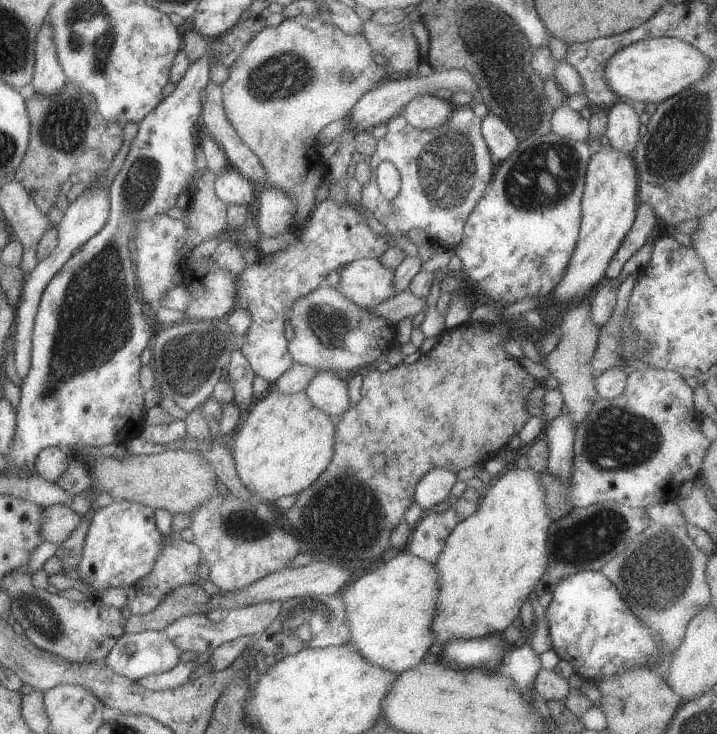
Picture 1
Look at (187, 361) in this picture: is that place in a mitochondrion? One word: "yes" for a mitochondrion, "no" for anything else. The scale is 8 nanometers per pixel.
yes

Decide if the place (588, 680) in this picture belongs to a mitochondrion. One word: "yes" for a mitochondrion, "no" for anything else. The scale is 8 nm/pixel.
no

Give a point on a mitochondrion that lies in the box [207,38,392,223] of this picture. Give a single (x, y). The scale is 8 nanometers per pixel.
(286, 74)

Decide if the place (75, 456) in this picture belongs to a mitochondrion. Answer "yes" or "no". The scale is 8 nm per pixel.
no

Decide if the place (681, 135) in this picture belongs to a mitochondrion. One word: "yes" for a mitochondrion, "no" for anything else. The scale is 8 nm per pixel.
yes

